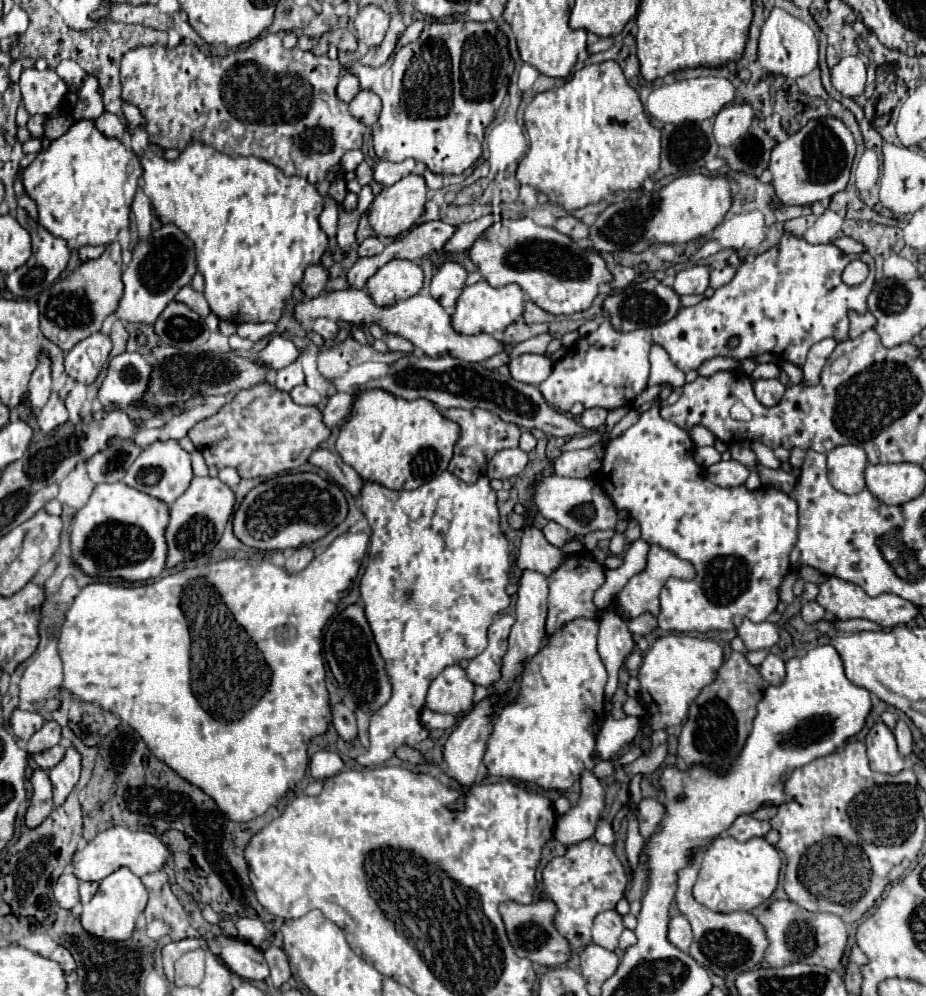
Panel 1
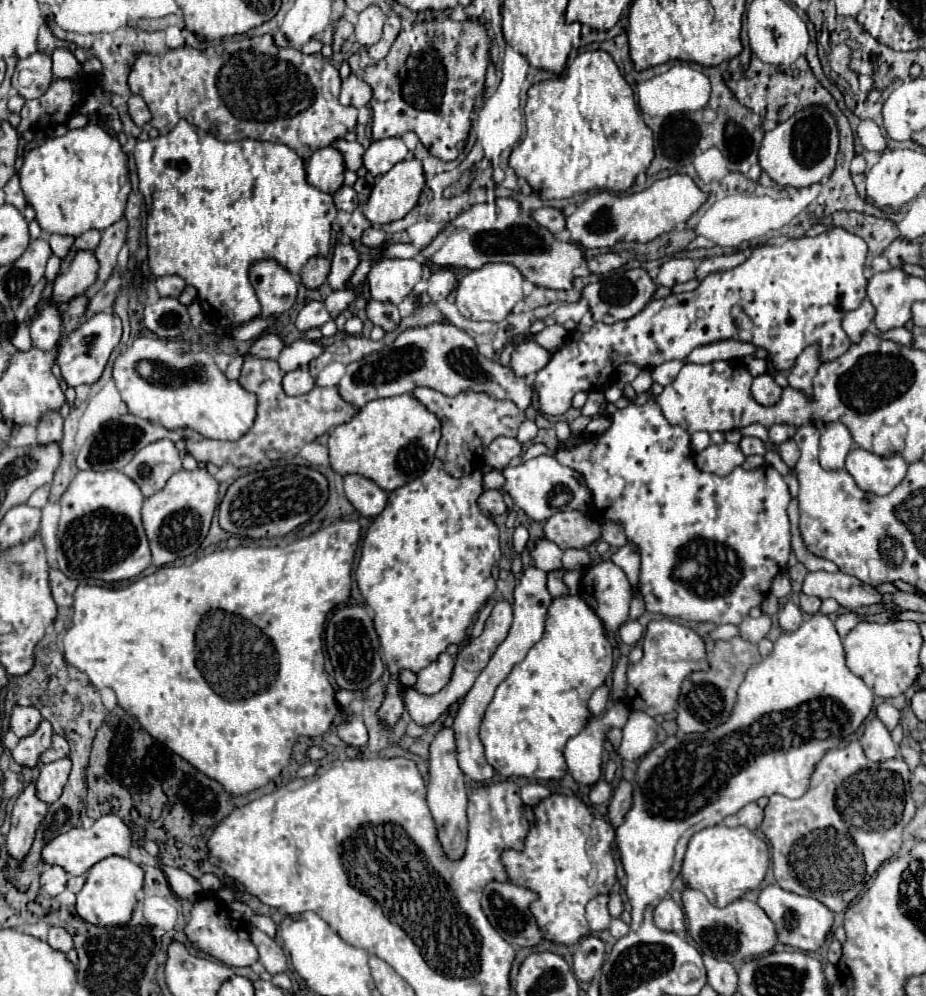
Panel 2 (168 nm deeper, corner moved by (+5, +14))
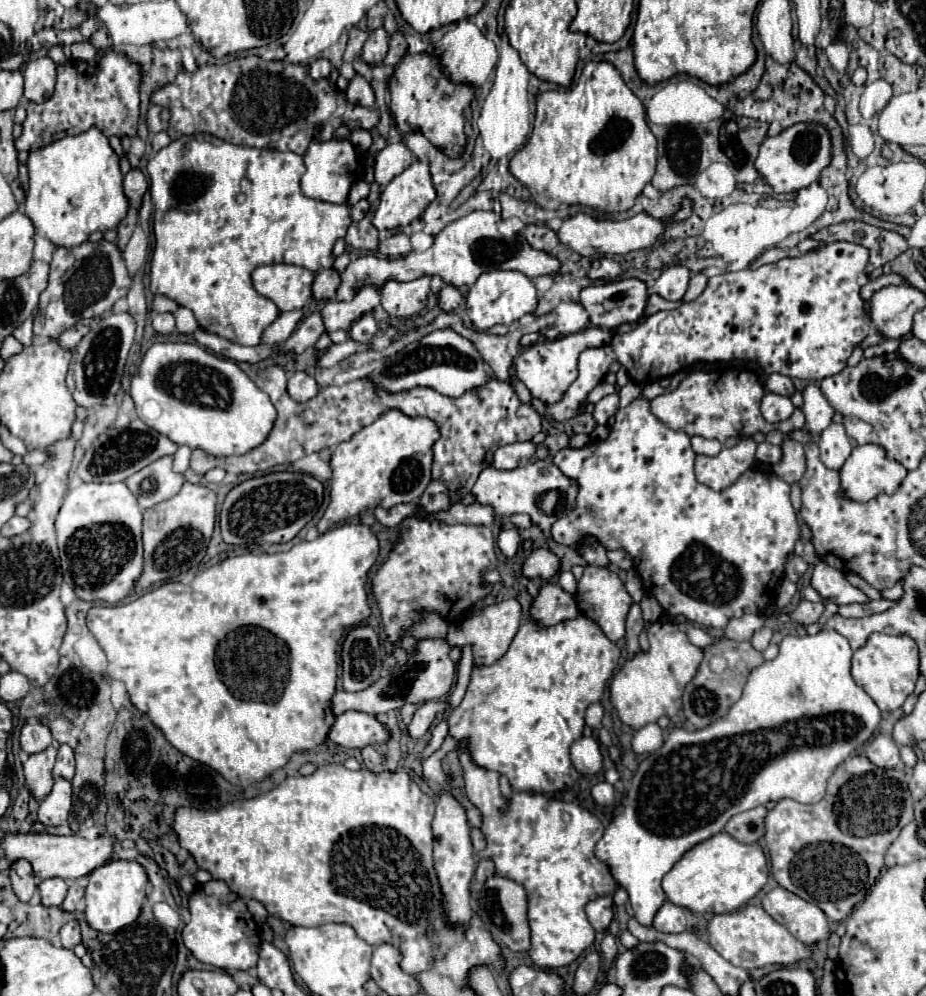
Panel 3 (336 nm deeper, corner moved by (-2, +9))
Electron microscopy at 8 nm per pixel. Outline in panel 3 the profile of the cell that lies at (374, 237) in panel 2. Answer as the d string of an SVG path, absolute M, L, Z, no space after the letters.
M395 233L393 237L379 243L379 253L385 257L403 257L411 251L413 251L413 247L411 247L409 235L405 235L405 233Z

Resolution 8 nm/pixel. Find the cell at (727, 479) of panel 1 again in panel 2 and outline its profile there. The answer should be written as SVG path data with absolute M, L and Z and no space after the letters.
M724 442L720 446L710 444L706 450L696 454L696 466L704 472L712 472L718 476L728 476L736 466L742 466L746 456L738 448L738 444Z

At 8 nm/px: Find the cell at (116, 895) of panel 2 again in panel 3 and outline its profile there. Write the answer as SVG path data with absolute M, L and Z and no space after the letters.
M109 861L89 873L89 883L85 887L85 919L89 927L101 933L115 933L117 929L131 925L141 911L141 901L145 897L147 873L137 861Z

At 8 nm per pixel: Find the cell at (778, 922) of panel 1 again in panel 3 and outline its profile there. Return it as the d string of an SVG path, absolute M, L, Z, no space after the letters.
M775 887L763 897L763 909L807 945L815 945L829 937L829 919L825 913L783 887Z

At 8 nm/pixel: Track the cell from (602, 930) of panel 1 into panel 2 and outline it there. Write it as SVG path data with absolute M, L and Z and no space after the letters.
M596 896L586 904L586 920L590 924L592 932L602 932L610 926L612 916L608 912L608 896Z

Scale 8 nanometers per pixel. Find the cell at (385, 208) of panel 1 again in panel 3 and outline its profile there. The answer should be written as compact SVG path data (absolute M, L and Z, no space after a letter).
M415 161L411 167L407 167L401 175L397 175L383 191L379 197L379 207L375 211L373 217L373 225L377 229L397 229L397 227L405 227L411 221L419 219L423 215L423 211L427 209L427 205L435 199L435 189L431 183L431 175L429 175L429 167L427 163Z

